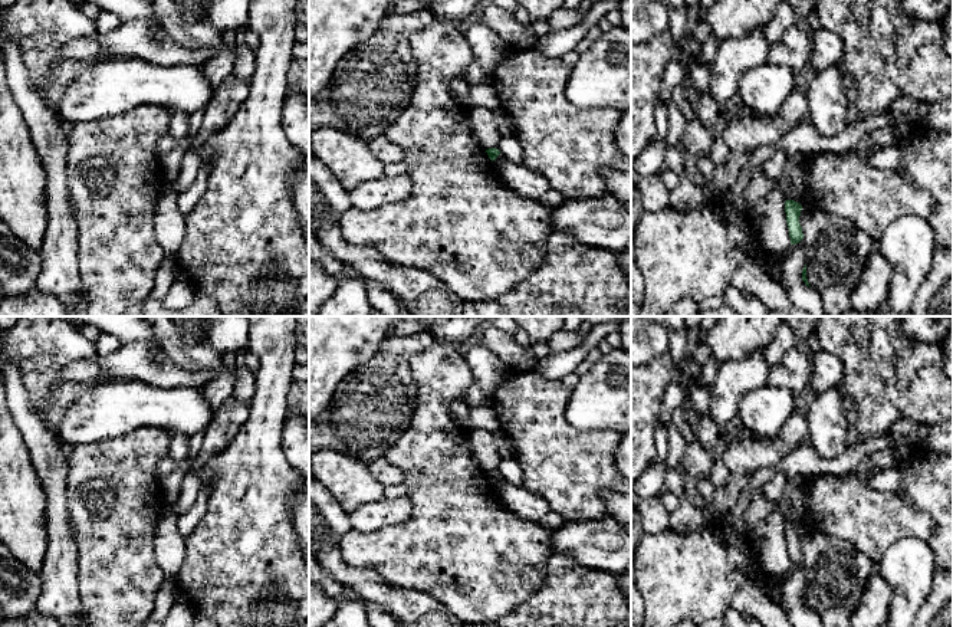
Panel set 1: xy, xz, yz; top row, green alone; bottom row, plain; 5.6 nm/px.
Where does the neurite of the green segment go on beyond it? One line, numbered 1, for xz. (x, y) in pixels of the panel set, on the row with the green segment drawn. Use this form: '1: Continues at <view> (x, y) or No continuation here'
1: No continuation here

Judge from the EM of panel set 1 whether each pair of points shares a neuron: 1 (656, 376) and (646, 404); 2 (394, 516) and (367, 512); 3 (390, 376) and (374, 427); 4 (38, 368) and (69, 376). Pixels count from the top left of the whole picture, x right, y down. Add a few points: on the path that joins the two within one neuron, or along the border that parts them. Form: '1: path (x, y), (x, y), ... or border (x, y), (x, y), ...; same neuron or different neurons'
1: path (648, 383), (646, 386), (646, 397); same neuron
2: path (387, 514), (374, 514); same neuron
3: path (383, 388), (374, 403), (374, 414); same neuron
4: border (92, 358), (71, 361), (65, 367), (61, 380); different neurons

